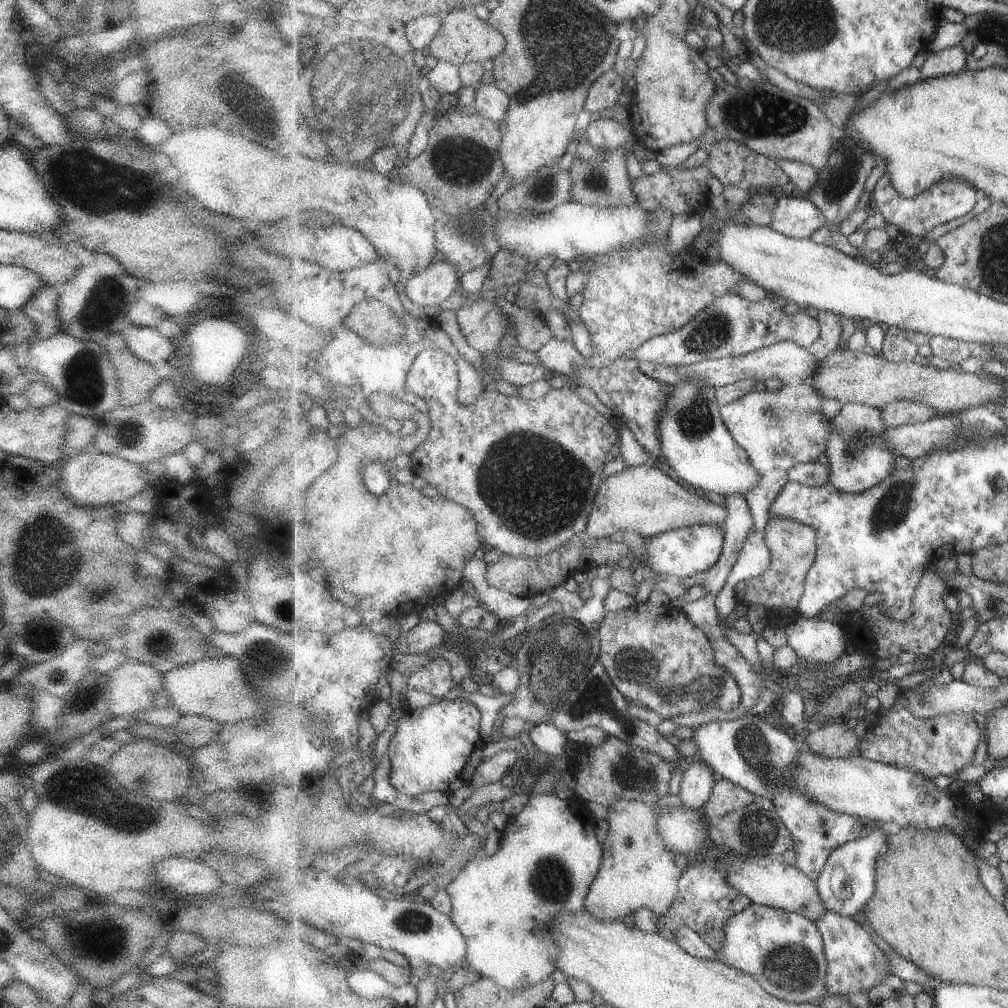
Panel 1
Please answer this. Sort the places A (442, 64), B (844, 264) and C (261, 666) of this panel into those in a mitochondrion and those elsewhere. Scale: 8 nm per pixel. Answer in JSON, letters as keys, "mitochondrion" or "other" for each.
{"A":"other","B":"other","C":"mitochondrion"}

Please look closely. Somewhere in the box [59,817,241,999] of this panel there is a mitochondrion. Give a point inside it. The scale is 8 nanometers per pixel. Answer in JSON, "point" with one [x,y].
{"point":[108,943]}

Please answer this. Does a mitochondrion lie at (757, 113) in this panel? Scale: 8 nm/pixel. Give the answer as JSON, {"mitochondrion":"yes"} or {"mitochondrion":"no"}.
{"mitochondrion":"yes"}

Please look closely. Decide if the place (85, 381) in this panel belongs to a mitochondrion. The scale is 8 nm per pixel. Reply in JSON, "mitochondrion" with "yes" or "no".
{"mitochondrion":"yes"}

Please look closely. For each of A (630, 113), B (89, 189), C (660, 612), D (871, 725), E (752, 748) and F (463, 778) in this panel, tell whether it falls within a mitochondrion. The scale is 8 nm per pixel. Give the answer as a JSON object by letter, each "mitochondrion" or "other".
{"A":"other","B":"mitochondrion","C":"other","D":"other","E":"mitochondrion","F":"other"}

